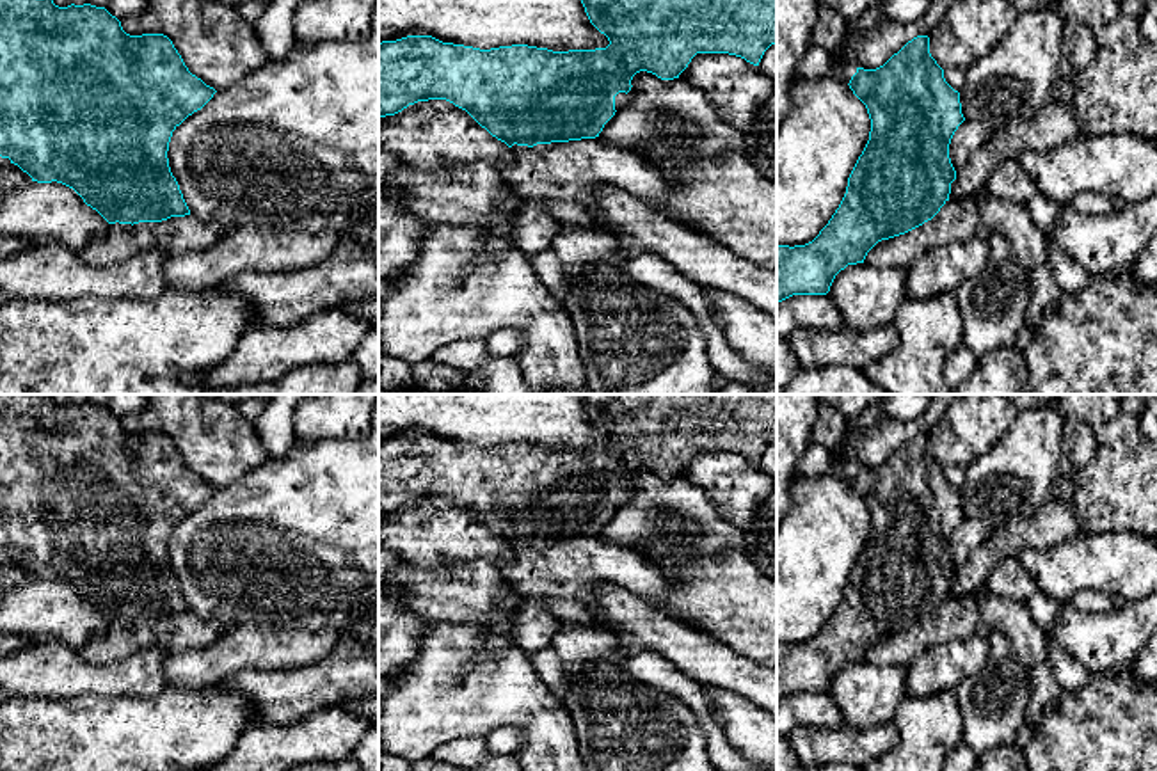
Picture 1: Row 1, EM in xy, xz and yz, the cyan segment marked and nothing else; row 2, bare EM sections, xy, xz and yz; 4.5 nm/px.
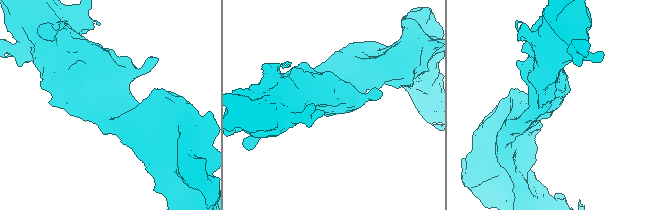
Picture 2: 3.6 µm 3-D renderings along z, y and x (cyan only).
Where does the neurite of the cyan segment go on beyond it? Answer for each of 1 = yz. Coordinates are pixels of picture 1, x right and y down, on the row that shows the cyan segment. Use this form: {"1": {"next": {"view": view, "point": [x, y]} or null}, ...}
{"1": {"next": null}}

